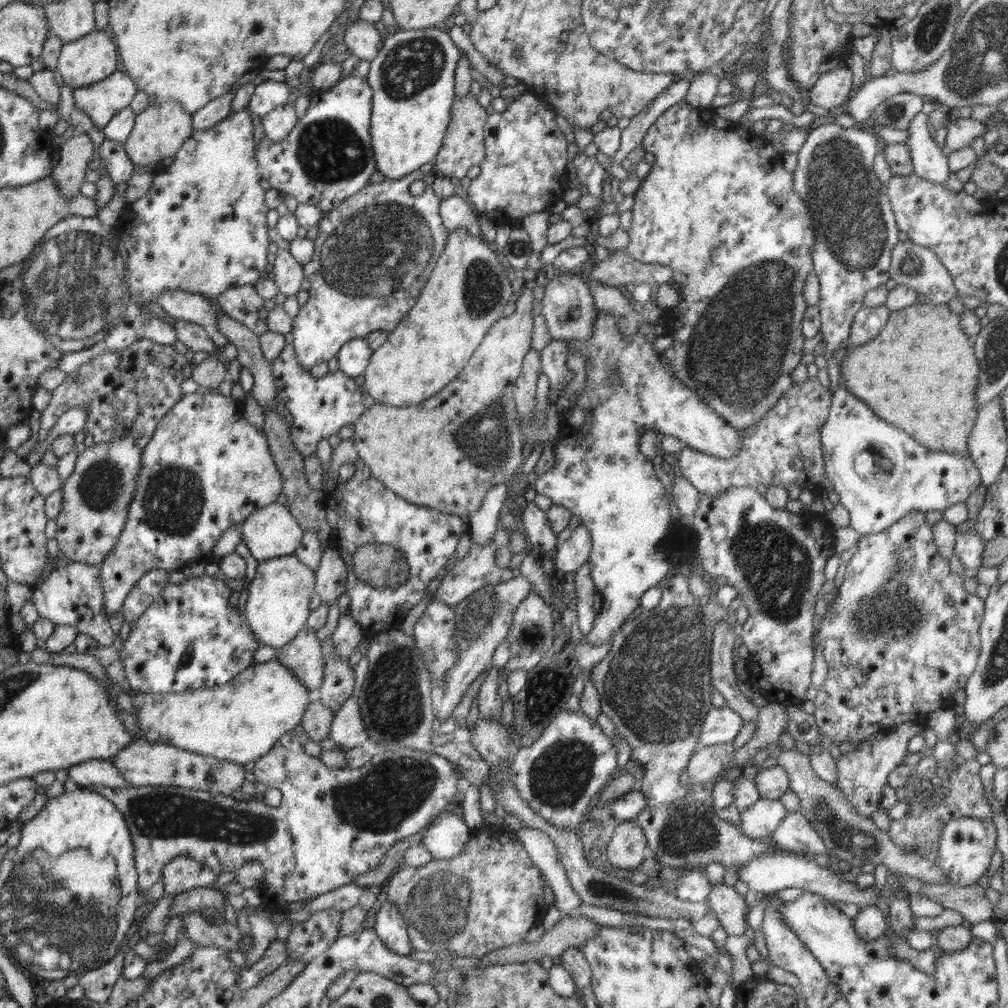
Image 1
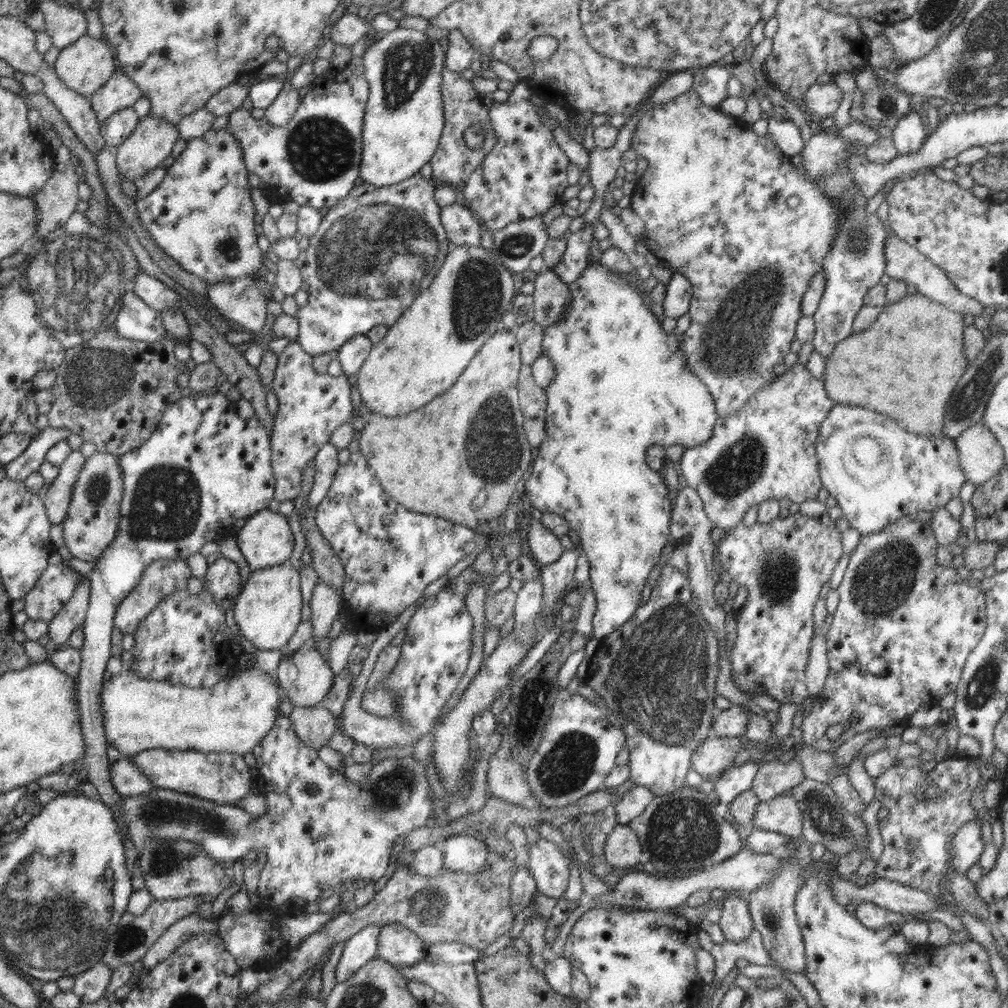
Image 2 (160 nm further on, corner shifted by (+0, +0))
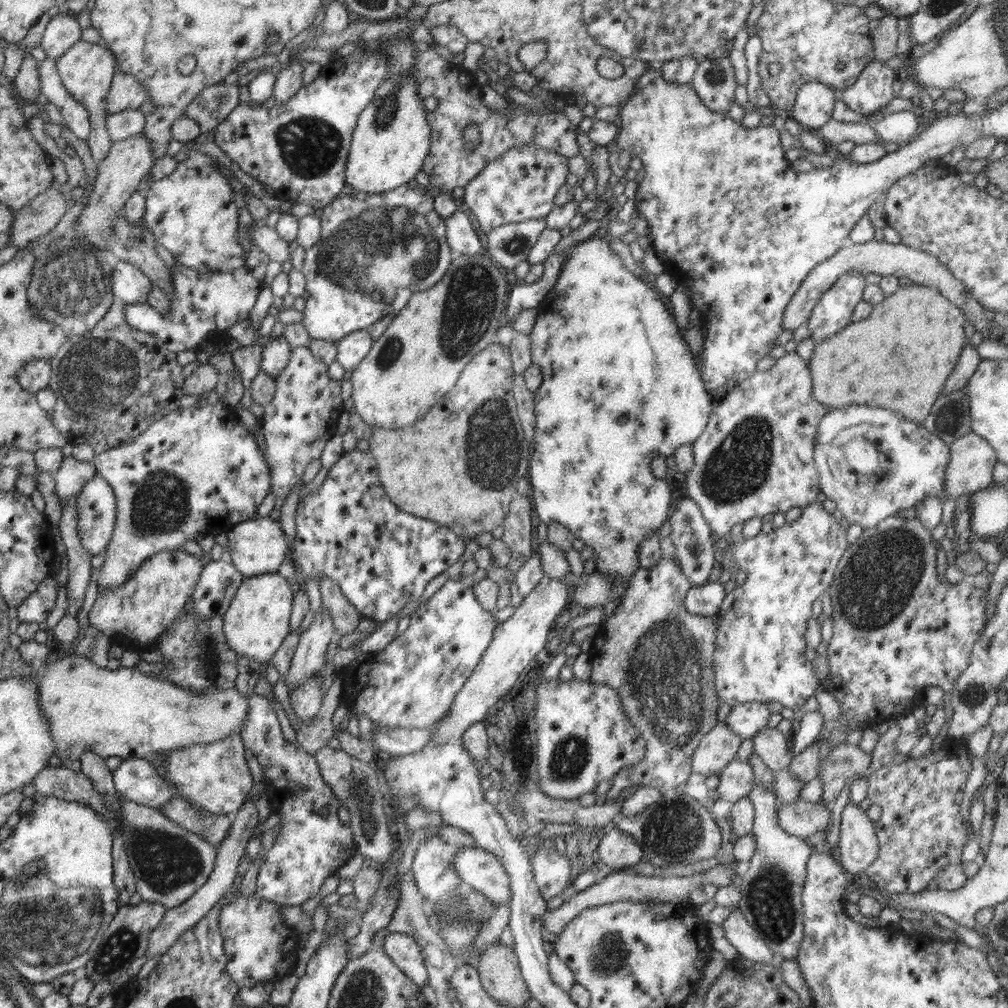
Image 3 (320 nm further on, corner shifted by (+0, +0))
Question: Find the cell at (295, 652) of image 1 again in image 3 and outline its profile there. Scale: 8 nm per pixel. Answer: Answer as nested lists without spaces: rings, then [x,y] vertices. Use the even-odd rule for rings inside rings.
[[[318,673],[315,674],[306,684],[299,684],[295,688],[289,689],[290,706],[299,718],[306,722],[312,720],[321,708],[324,694],[321,692],[321,684],[316,680]]]

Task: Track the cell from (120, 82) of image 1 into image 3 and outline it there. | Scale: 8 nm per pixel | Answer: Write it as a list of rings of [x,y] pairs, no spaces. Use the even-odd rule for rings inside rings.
[[[122,71],[114,73],[110,91],[104,105],[107,115],[127,109],[138,110],[149,100],[149,93],[131,74]]]

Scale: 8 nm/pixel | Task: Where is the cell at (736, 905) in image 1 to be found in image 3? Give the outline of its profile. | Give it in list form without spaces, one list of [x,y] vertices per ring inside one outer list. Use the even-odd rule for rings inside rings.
[[[739,909],[732,911],[722,926],[728,942],[746,960],[764,965],[773,964],[773,950],[759,936],[759,933],[750,926]]]

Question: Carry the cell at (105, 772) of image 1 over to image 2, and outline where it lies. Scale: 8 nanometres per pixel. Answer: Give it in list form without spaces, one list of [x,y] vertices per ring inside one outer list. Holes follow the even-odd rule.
[[[122,757],[110,765],[110,782],[121,796],[138,796],[153,789],[150,779],[130,758]]]

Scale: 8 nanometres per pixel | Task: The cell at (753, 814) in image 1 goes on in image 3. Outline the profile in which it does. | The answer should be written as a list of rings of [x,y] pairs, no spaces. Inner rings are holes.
[[[796,801],[794,804],[777,803],[777,824],[788,834],[800,839],[808,838],[820,830],[827,830],[831,811],[826,805]]]

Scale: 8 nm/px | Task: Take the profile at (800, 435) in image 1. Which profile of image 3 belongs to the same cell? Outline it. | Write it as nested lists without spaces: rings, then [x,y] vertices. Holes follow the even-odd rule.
[[[796,351],[786,352],[766,371],[757,371],[738,383],[726,396],[713,399],[704,432],[693,442],[694,466],[686,472],[688,496],[700,507],[715,537],[728,537],[734,524],[766,516],[787,508],[804,508],[816,503],[821,486],[813,459],[815,438],[821,418],[829,411],[813,397],[808,362]]]

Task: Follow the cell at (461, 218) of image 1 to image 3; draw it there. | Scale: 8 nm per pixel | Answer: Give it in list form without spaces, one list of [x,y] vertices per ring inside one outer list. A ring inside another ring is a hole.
[[[457,211],[445,220],[445,224],[446,240],[454,255],[474,256],[483,252],[478,234],[464,212]]]

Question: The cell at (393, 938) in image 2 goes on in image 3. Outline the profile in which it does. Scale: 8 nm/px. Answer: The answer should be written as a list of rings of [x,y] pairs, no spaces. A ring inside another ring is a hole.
[[[389,932],[380,948],[414,984],[419,987],[427,984],[429,976],[414,938],[402,932]]]

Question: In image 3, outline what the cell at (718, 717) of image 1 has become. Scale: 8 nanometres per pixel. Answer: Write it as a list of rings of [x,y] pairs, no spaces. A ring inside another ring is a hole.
[[[751,701],[732,707],[724,722],[743,739],[752,739],[759,730],[767,726],[770,715],[766,703]]]

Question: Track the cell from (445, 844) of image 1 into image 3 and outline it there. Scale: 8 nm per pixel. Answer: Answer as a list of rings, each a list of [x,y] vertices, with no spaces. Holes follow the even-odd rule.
[[[465,847],[455,853],[453,867],[465,888],[481,892],[500,905],[511,899],[508,873],[494,854],[480,847]]]

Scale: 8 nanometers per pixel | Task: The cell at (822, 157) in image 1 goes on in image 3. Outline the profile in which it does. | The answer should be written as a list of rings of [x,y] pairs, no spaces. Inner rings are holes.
[[[849,269],[823,292],[807,320],[814,344],[835,335],[851,323],[854,307],[862,301],[867,275]]]

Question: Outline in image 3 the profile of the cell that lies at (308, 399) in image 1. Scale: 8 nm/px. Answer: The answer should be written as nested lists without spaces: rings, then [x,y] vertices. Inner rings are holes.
[[[307,346],[291,347],[288,365],[275,378],[273,399],[263,406],[261,428],[276,498],[286,499],[296,484],[303,480],[306,466],[322,454],[325,444],[337,432],[338,418],[347,409],[346,402],[340,397],[342,380],[330,378],[328,369]]]

